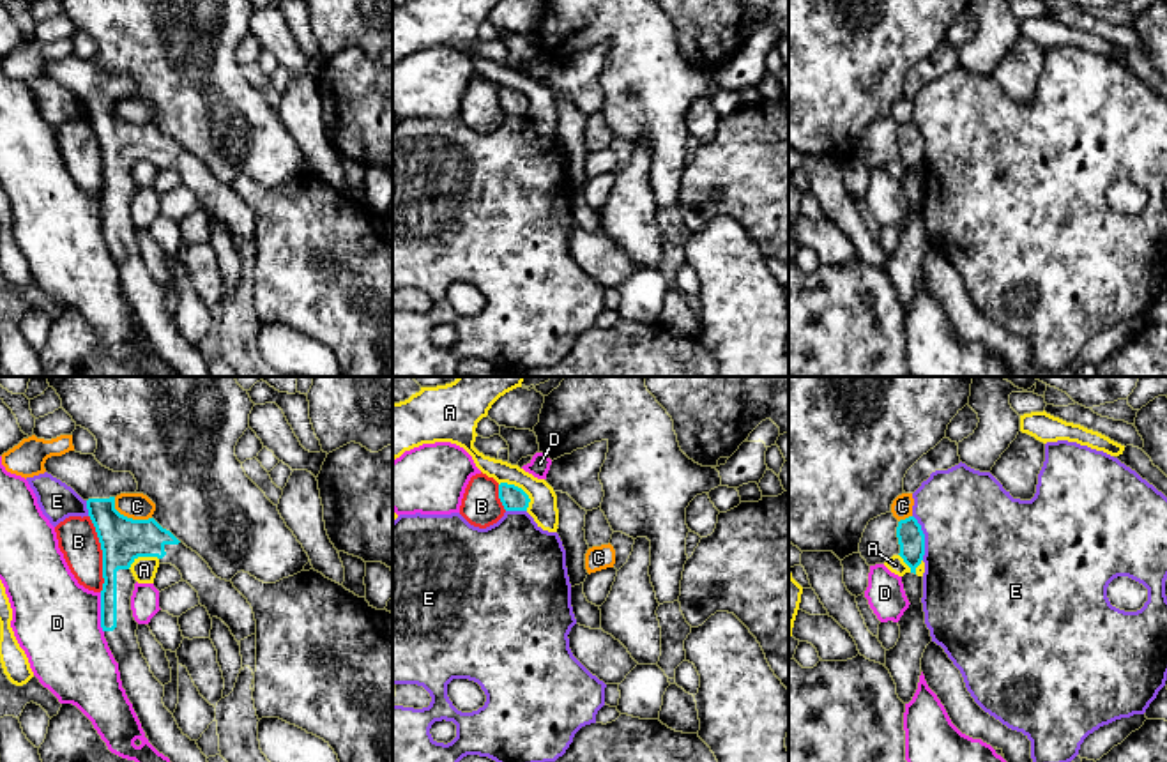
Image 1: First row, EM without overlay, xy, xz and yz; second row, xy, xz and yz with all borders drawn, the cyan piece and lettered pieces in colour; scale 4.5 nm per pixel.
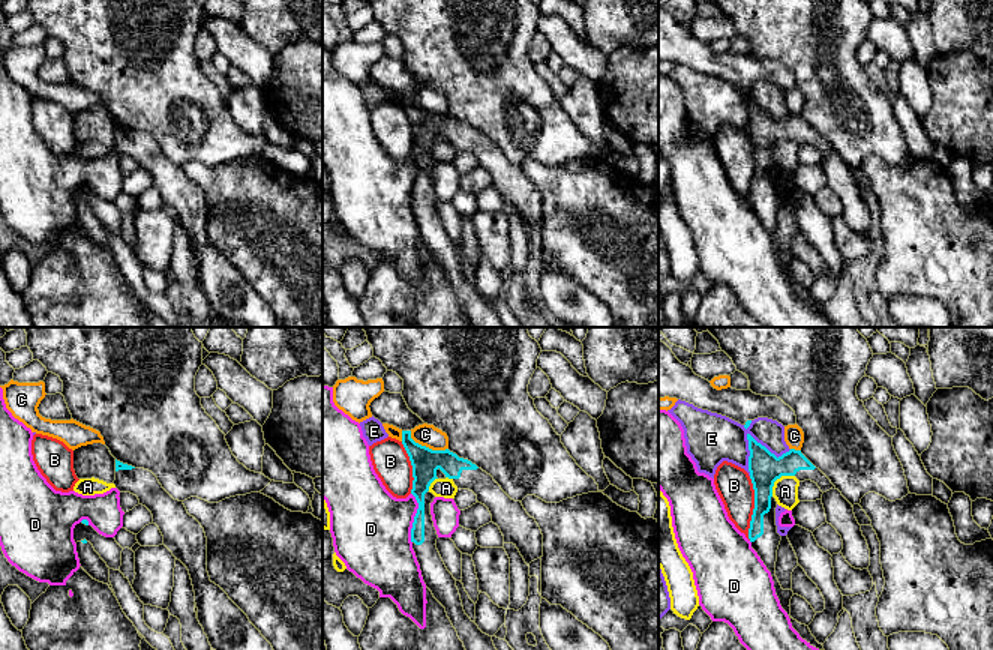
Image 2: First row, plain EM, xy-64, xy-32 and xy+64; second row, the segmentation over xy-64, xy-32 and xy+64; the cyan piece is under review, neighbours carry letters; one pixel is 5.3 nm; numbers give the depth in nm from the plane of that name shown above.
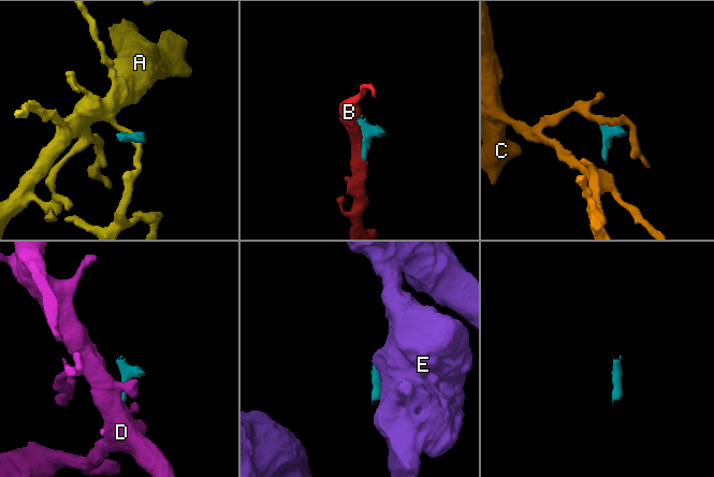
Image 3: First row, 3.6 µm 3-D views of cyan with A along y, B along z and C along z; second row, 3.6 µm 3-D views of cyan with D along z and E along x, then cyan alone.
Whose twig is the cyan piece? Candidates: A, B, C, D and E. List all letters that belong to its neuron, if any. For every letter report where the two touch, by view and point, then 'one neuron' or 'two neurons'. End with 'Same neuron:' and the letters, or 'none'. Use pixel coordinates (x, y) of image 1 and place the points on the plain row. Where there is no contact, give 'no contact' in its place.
A: meets cyan in xz at (520, 92); two neurons
B: meets cyan in xy at (103, 158); two neurons
C: meets cyan in xy at (126, 121); two neurons
D: meets cyan in xy at (101, 216); two neurons
E: meets cyan in yz at (923, 142); two neurons
Same neuron: none

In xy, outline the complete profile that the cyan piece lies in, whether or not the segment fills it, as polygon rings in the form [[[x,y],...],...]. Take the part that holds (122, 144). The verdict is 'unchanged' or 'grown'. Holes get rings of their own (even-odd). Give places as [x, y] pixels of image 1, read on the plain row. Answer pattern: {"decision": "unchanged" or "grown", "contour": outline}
{"decision": "grown", "contour": [[[76,55],[48,62],[44,72],[87,106],[103,154],[101,232],[149,347],[182,377],[210,377],[196,345],[182,338],[164,311],[164,290],[141,258],[131,214],[136,184],[129,171],[138,161],[157,161],[159,168],[175,170],[198,196],[210,223],[221,223],[239,248],[256,237],[251,209],[232,186],[217,182],[196,156],[154,122],[133,124],[115,113],[117,99],[138,94],[131,76],[113,76],[94,58]]]}

